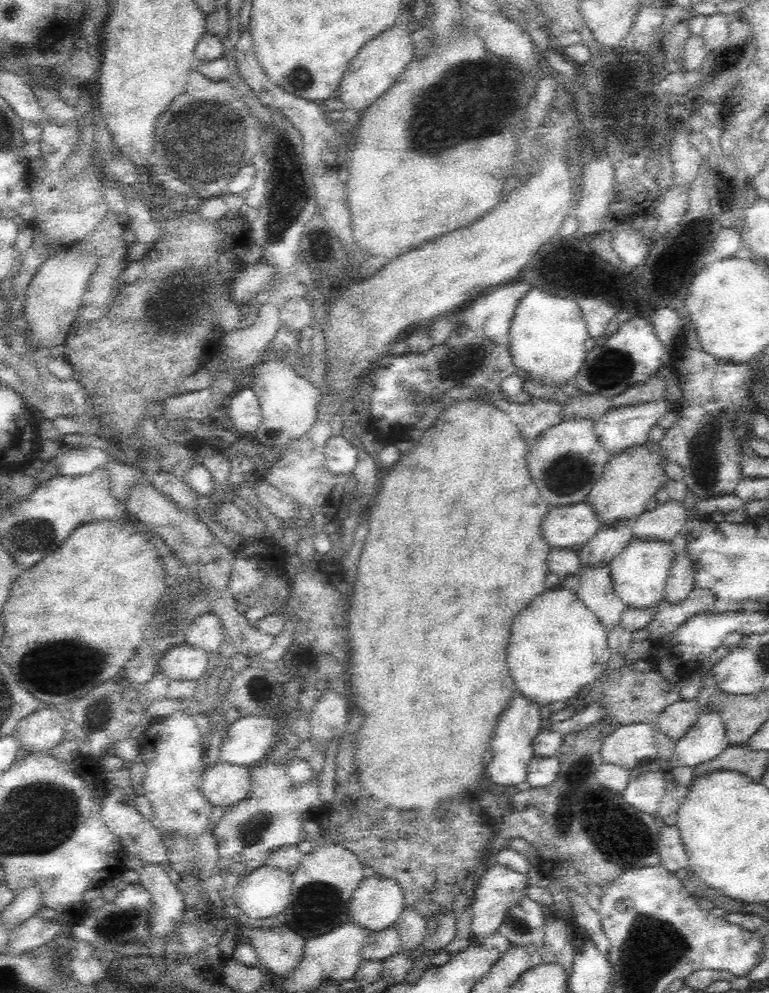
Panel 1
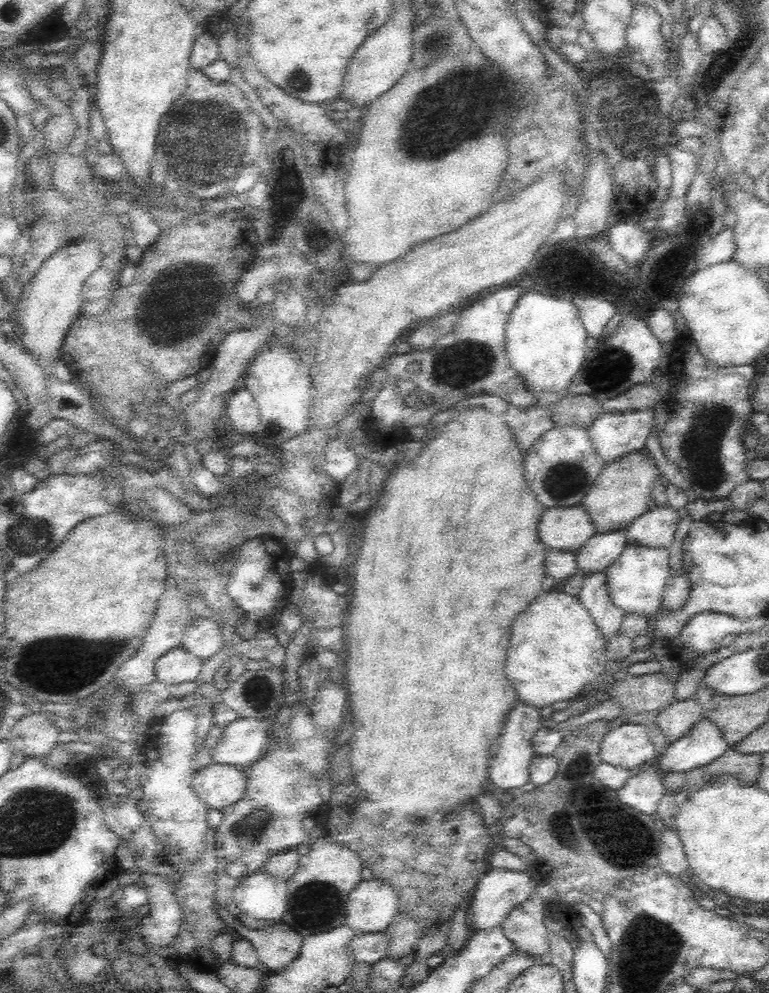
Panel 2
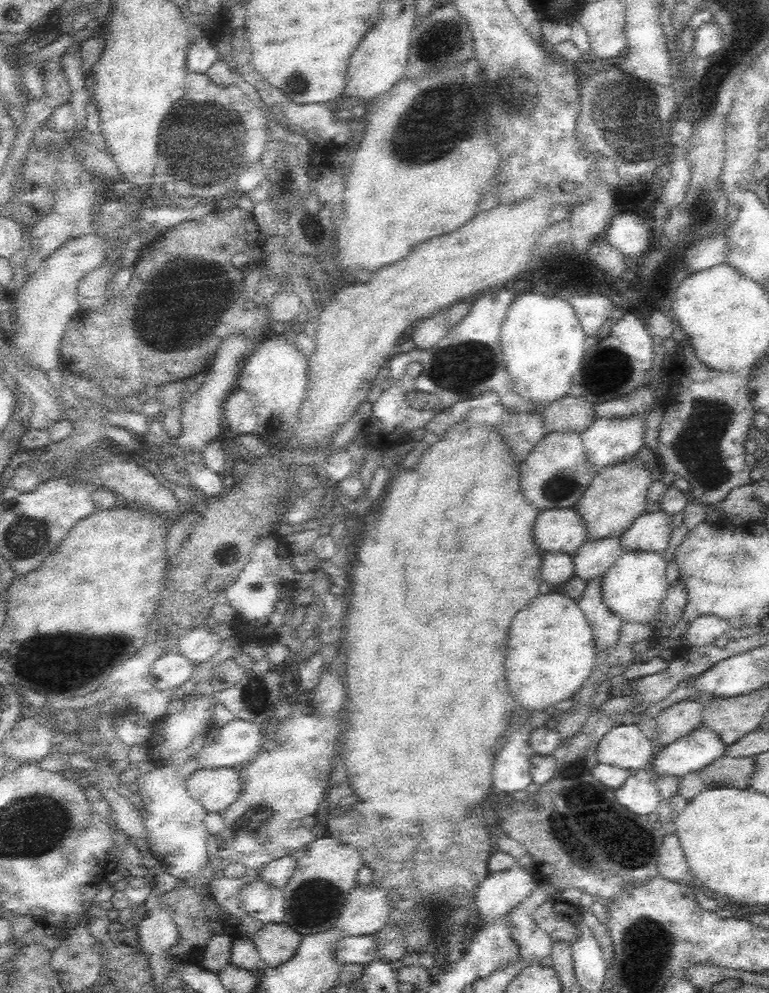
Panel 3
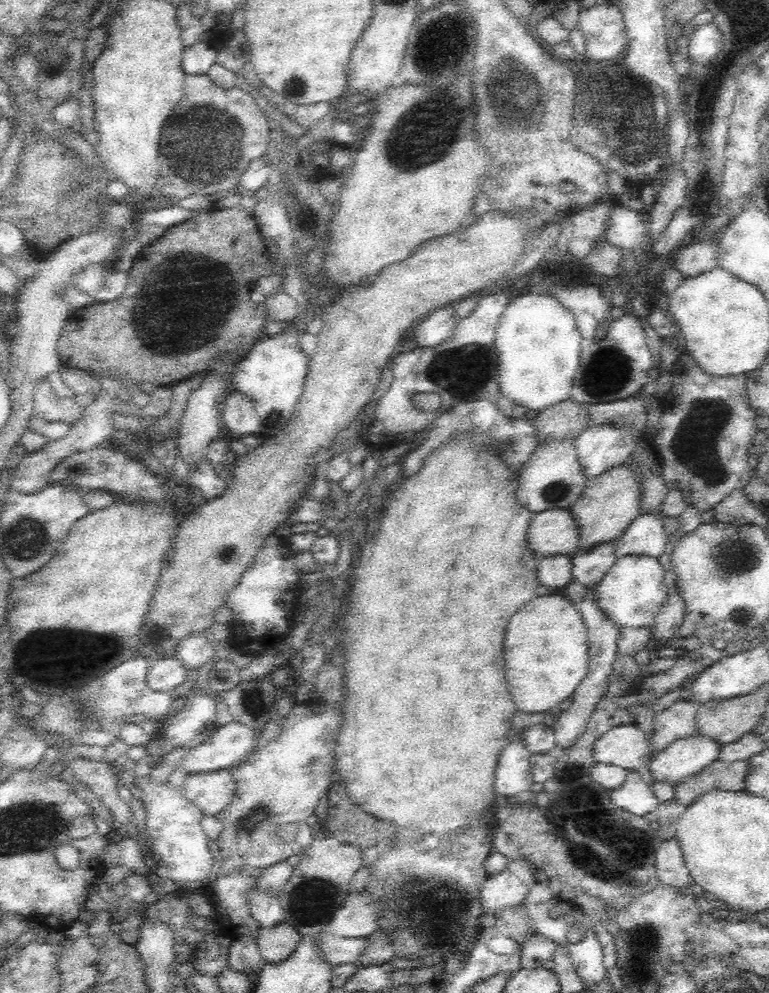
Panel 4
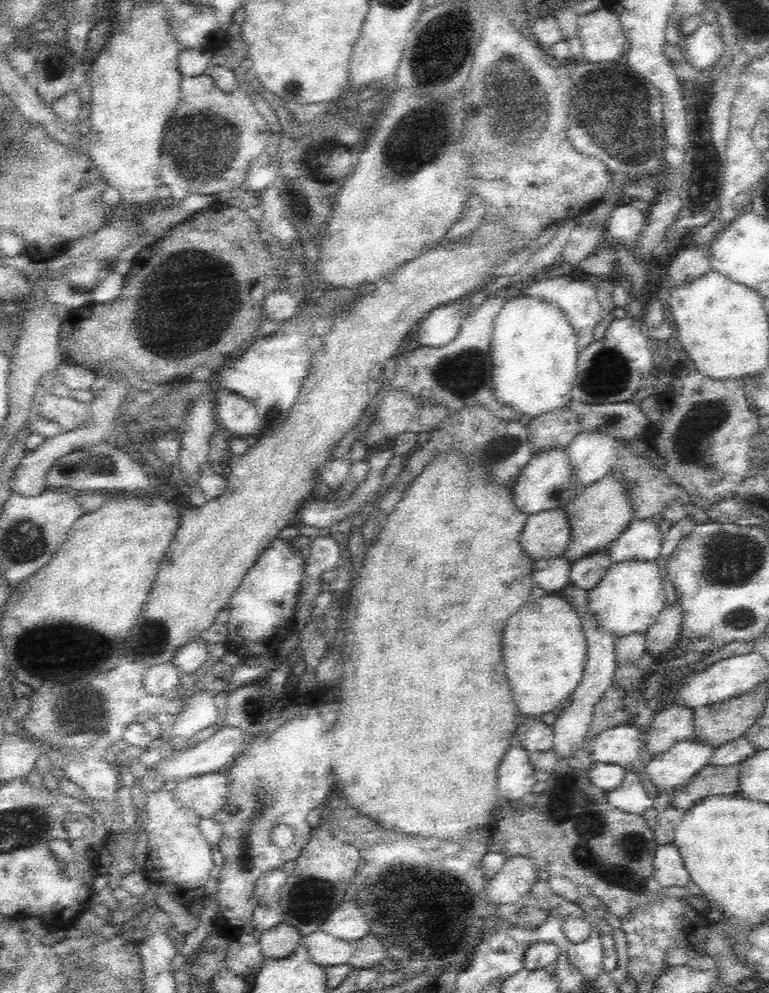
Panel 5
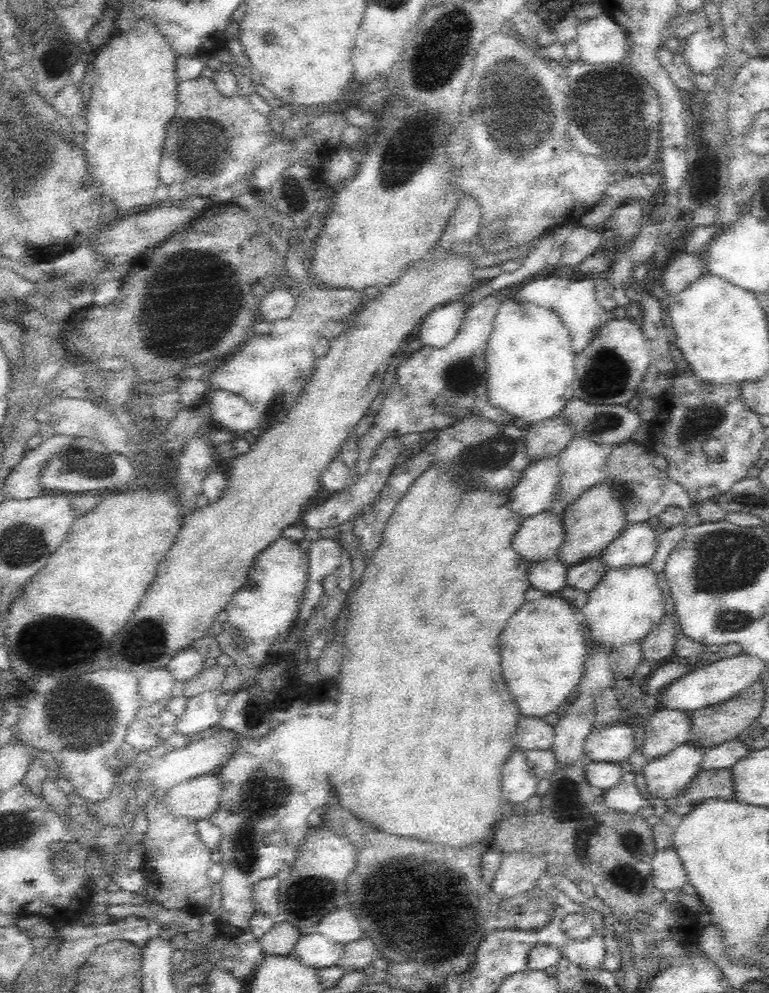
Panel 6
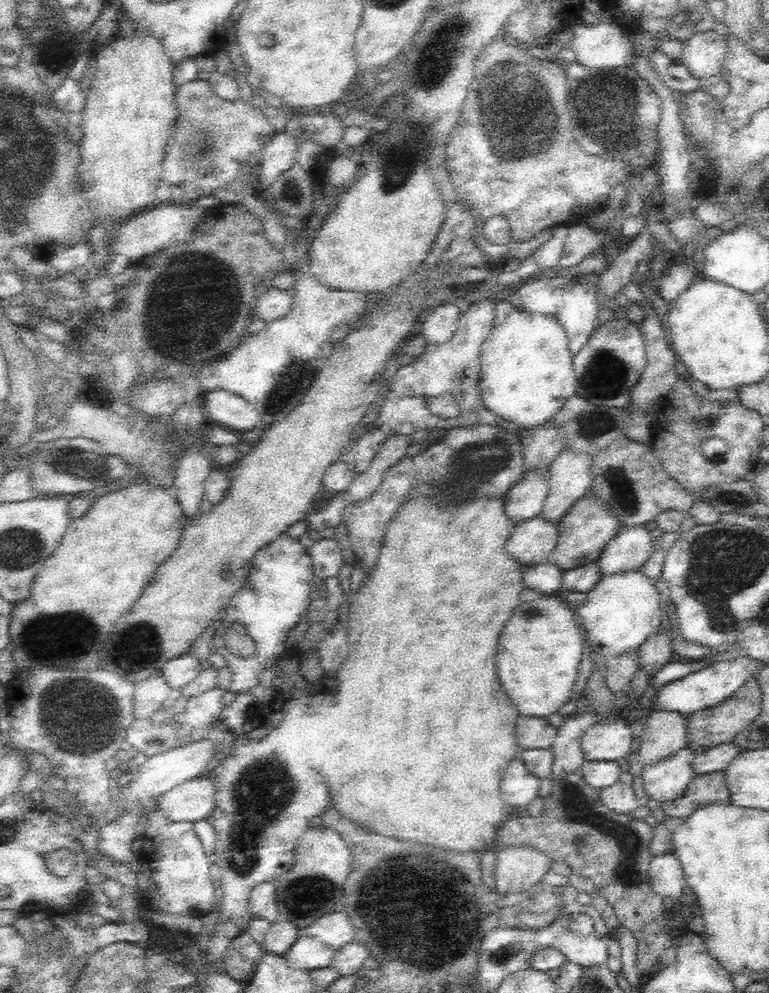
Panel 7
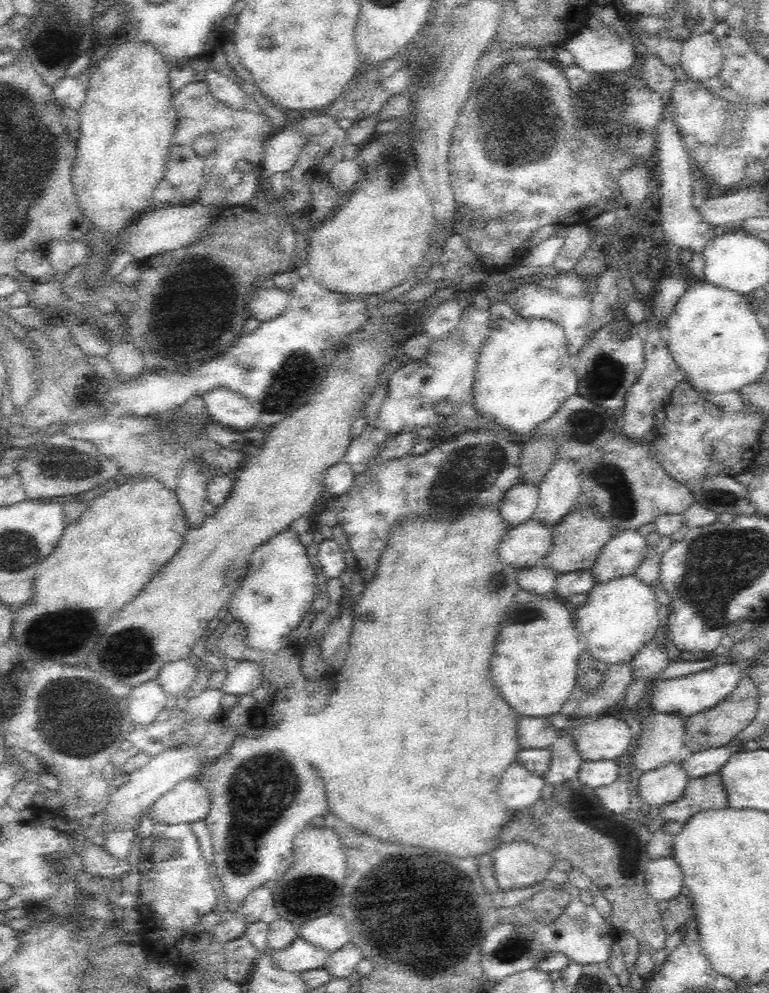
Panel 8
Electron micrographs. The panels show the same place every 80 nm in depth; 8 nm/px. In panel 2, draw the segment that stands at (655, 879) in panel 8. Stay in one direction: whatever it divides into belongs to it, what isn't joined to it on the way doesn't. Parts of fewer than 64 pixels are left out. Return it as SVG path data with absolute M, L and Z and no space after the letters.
M676 829L666 830L662 834L658 858L660 868L670 875L680 876L682 872L689 872L683 844Z

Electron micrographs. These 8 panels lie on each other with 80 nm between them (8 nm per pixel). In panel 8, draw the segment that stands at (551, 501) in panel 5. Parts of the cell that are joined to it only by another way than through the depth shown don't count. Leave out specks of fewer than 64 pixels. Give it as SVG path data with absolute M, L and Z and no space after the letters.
M522 482L506 491L497 508L506 525L514 528L532 520L537 504L538 485Z

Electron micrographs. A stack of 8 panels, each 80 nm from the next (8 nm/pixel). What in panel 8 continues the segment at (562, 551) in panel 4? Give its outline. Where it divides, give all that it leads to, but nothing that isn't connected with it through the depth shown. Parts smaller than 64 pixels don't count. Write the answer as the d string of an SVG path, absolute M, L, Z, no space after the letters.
M529 521L509 528L498 544L498 557L515 569L539 567L553 546L552 528Z

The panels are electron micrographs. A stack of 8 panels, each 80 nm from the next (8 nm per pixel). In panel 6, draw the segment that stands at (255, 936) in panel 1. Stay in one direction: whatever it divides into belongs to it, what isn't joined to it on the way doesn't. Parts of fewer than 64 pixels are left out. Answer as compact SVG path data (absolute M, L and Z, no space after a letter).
M278 922L260 938L260 944L266 955L287 955L295 946L302 934L290 922Z

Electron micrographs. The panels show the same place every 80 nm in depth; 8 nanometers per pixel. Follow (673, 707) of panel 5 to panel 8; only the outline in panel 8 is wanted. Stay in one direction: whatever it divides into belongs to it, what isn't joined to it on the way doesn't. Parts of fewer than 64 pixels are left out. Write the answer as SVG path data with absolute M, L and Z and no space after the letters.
M648 712L646 720L641 722L641 734L636 737L636 742L630 751L632 764L646 773L670 763L682 763L694 751L684 741L685 722L686 717L677 714Z

